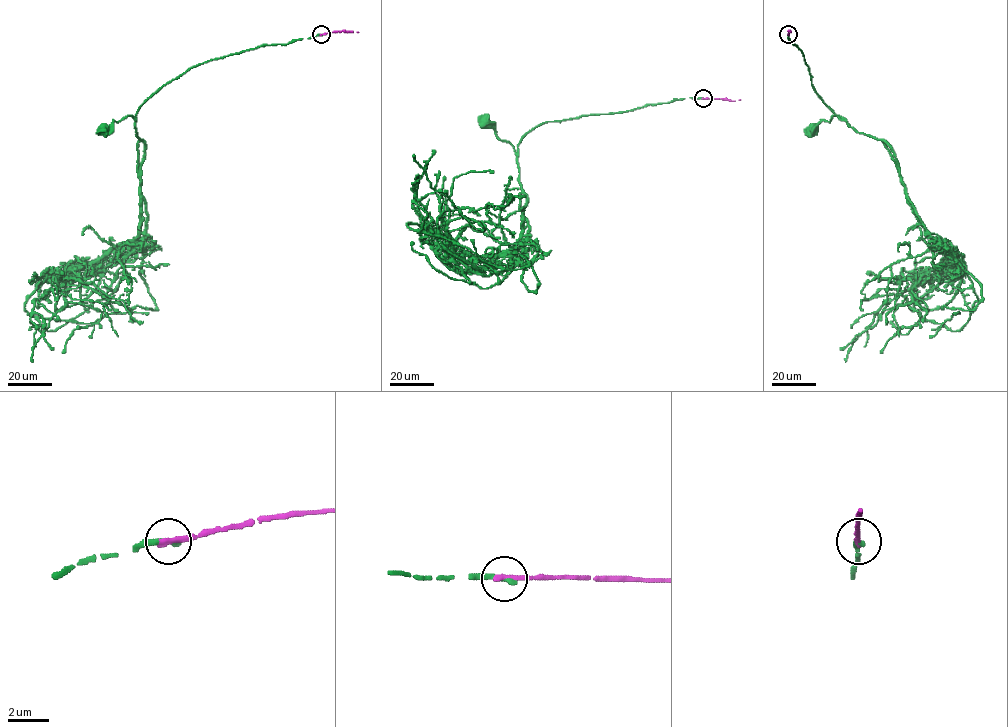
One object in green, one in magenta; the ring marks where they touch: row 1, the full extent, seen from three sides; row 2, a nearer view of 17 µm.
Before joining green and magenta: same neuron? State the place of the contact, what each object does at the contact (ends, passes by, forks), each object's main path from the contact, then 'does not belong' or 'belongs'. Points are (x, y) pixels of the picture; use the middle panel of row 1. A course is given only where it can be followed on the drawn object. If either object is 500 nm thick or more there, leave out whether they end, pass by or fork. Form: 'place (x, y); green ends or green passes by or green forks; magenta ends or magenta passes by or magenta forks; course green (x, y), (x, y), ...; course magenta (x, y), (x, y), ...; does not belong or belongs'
place (703, 98); green ends; magenta ends; course green (703, 98), (548, 121), (521, 139), (517, 155), (485, 122); course magenta (703, 98), (740, 99); belongs

